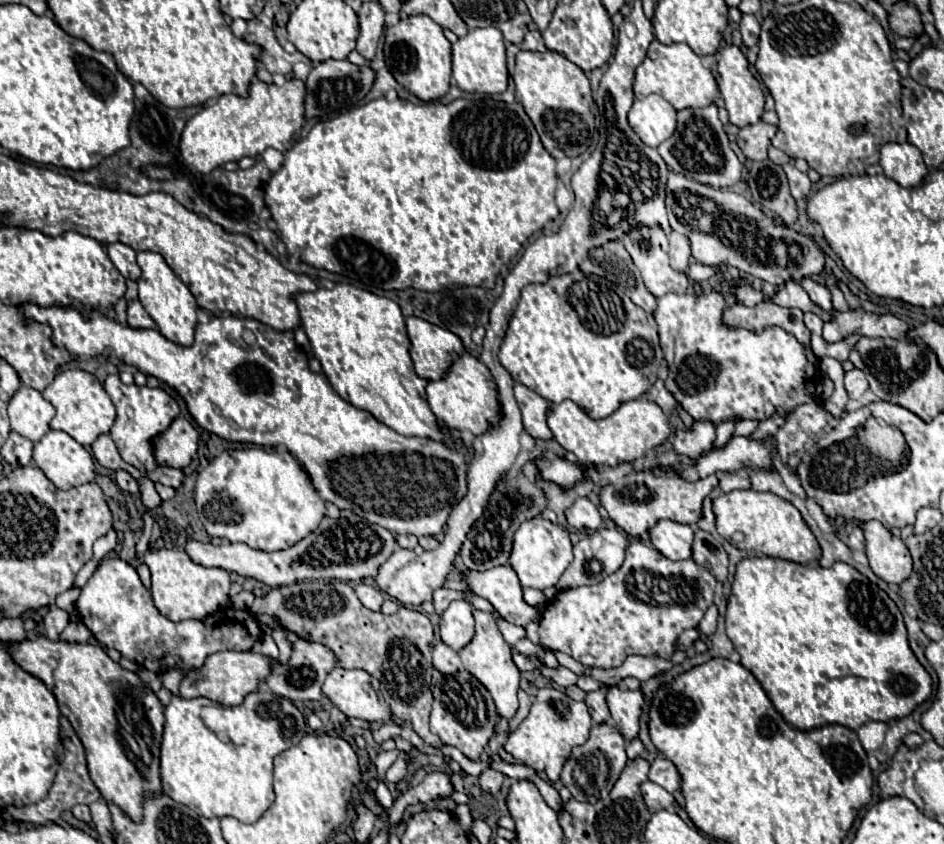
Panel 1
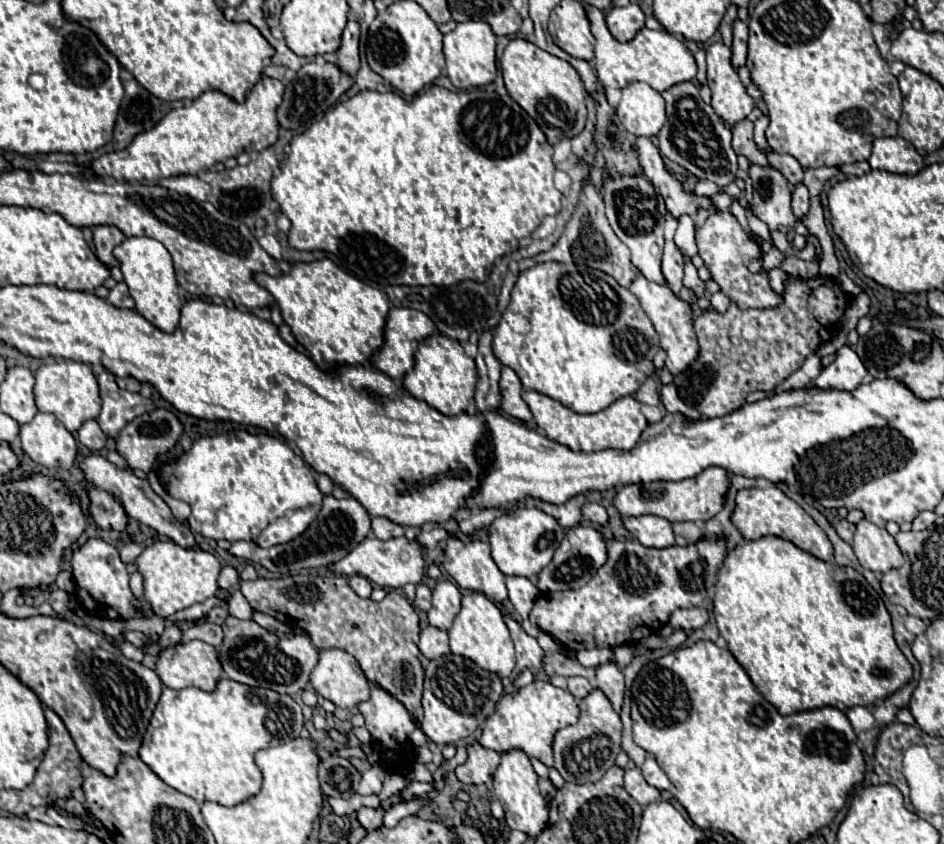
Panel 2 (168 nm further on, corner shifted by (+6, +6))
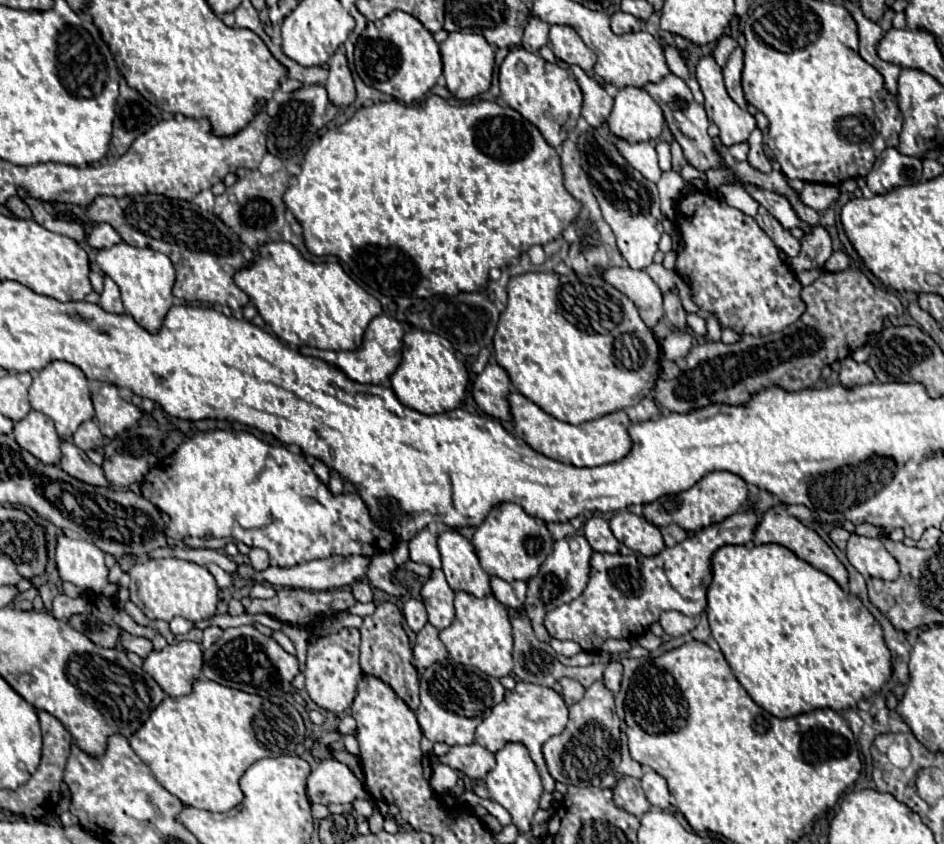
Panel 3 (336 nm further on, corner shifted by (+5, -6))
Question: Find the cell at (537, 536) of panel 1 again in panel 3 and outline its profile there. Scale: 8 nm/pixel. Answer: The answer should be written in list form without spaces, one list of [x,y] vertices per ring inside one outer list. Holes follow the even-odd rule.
[[[500,504],[492,508],[486,520],[476,528],[472,544],[478,552],[482,568],[490,576],[498,576],[506,582],[514,582],[514,580],[526,582],[536,576],[536,570],[540,570],[540,562],[544,562],[544,558],[552,554],[554,538],[540,520],[528,516],[520,506]]]

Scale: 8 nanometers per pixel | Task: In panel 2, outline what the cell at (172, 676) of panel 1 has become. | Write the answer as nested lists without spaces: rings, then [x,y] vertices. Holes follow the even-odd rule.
[[[201,624],[201,626],[193,626],[183,634],[183,642],[189,642],[193,638],[205,640],[211,646],[219,646],[219,642],[223,640],[223,632],[221,626],[217,624]]]

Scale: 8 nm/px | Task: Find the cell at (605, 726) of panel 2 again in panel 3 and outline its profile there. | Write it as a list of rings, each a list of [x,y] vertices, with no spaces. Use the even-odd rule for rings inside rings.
[[[592,684],[584,698],[570,708],[570,722],[560,736],[550,738],[544,748],[544,758],[554,780],[566,786],[600,786],[600,780],[616,772],[620,764],[620,718],[614,710],[614,696],[602,684]]]

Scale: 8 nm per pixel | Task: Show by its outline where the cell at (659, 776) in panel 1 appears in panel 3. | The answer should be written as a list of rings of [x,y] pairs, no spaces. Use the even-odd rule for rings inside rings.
[[[646,768],[644,776],[642,776],[642,788],[652,806],[658,806],[658,808],[670,806],[670,790],[666,786],[666,780],[660,774],[656,774],[654,770]]]

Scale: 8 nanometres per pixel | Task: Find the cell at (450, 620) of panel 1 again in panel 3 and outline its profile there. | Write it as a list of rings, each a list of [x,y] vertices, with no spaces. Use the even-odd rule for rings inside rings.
[[[434,570],[430,580],[422,586],[422,600],[428,610],[428,622],[438,630],[444,630],[452,624],[454,618],[454,592],[448,586],[442,570]]]

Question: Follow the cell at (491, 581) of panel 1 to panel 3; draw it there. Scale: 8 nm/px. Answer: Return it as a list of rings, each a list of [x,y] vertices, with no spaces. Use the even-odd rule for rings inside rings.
[[[448,530],[438,536],[438,550],[442,556],[442,572],[454,592],[468,592],[476,598],[492,594],[490,576],[480,566],[480,558],[470,540]]]

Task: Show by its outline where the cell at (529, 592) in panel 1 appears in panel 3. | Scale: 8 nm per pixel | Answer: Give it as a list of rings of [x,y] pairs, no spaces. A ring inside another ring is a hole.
[[[500,578],[490,580],[496,600],[516,612],[526,610],[526,582],[504,582]]]

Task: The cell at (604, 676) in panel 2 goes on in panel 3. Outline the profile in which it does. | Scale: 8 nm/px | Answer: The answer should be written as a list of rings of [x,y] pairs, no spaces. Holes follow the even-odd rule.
[[[610,662],[604,670],[604,686],[608,686],[610,692],[618,694],[622,682],[622,666],[618,662]]]

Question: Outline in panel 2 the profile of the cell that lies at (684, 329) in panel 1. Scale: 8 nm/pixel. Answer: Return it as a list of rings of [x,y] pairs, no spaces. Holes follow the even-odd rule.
[[[635,270],[635,280],[631,282],[629,290],[639,298],[643,312],[649,316],[649,320],[653,322],[659,340],[661,340],[661,348],[667,352],[667,362],[665,366],[677,374],[683,372],[699,354],[699,344],[697,344],[697,336],[693,330],[693,322],[691,322],[691,308],[687,302],[683,302],[677,294],[671,292],[671,288],[667,284],[657,284],[647,280],[639,270]]]

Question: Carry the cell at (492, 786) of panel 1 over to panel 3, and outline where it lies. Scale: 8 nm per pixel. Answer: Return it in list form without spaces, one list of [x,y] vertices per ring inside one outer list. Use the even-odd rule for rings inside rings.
[[[476,742],[468,746],[452,746],[450,752],[440,758],[440,762],[454,770],[460,770],[472,780],[484,780],[488,776],[488,770],[496,766],[494,754]]]

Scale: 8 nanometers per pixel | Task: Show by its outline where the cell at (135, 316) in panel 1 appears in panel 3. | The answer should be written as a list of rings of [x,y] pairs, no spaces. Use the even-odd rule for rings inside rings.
[[[108,276],[104,278],[104,292],[100,296],[100,306],[106,312],[112,312],[112,314],[122,314],[124,312],[124,306],[122,306],[122,300],[120,300],[120,290],[118,290],[116,282]]]

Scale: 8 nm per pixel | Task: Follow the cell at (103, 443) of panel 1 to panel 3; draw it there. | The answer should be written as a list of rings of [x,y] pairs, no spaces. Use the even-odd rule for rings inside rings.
[[[94,420],[84,422],[74,434],[74,444],[78,448],[82,448],[84,452],[98,450],[102,446],[102,440],[104,440],[104,436],[102,436],[102,432],[100,432],[100,428],[98,428],[98,424]]]

